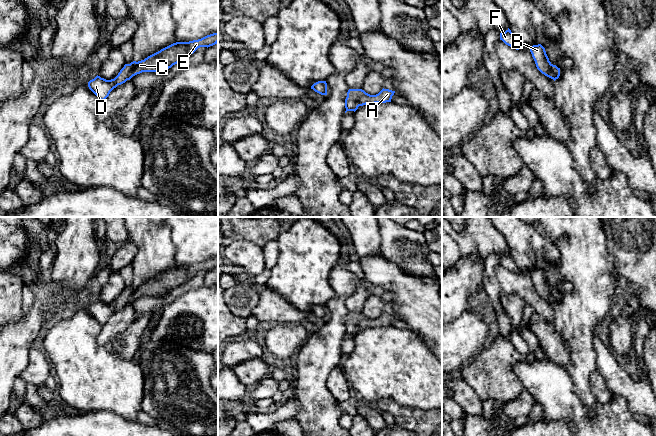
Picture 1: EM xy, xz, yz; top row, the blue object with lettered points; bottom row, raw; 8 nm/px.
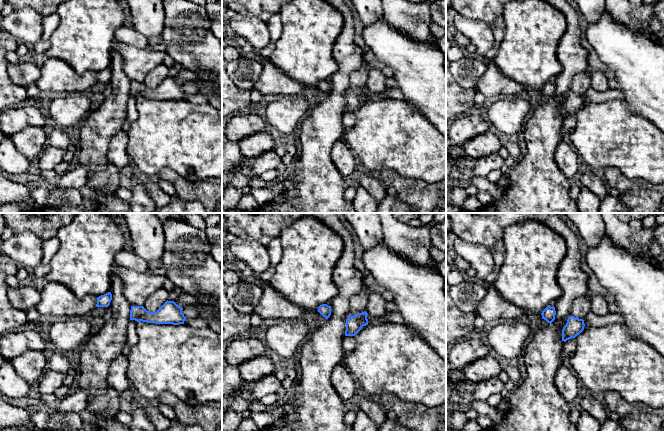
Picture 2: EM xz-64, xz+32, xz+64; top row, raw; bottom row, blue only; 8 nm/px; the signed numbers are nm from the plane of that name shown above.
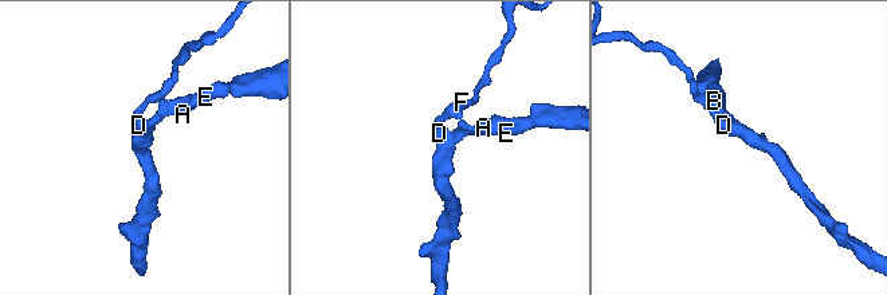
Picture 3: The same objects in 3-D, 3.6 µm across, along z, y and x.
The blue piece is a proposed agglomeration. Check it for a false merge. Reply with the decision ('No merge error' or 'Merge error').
No merge error

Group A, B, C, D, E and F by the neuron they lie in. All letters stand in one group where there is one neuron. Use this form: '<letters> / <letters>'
A B C D E F

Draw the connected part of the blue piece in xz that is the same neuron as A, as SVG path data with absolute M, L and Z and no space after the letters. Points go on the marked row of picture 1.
M349 89L345 99L346 111L356 111L359 106L375 103L391 102L392 96L395 91L389 89L382 89L376 95L370 95L362 89Z

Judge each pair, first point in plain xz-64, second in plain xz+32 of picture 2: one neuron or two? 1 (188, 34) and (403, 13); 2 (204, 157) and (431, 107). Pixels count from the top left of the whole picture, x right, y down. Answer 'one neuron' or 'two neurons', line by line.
1: one neuron
2: two neurons

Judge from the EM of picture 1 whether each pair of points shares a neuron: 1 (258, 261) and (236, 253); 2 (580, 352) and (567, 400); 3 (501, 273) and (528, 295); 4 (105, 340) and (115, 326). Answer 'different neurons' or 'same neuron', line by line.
1: same neuron
2: different neurons
3: same neuron
4: same neuron

